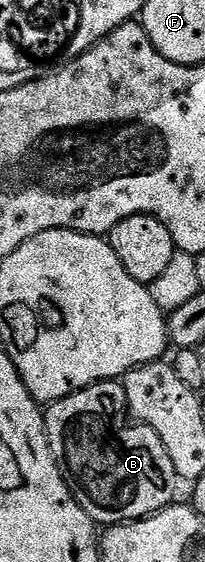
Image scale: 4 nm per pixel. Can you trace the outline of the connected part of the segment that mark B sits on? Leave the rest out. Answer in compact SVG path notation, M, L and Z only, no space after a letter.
M119 381L95 382L93 386L82 388L62 400L51 403L44 410L44 431L48 433L48 446L66 480L70 492L78 500L82 509L101 527L119 526L125 522L139 522L151 514L158 513L177 501L178 479L174 472L174 460L166 452L158 432L154 428L131 424L121 430L111 430L104 419L104 406L100 402L120 402L124 388Z

